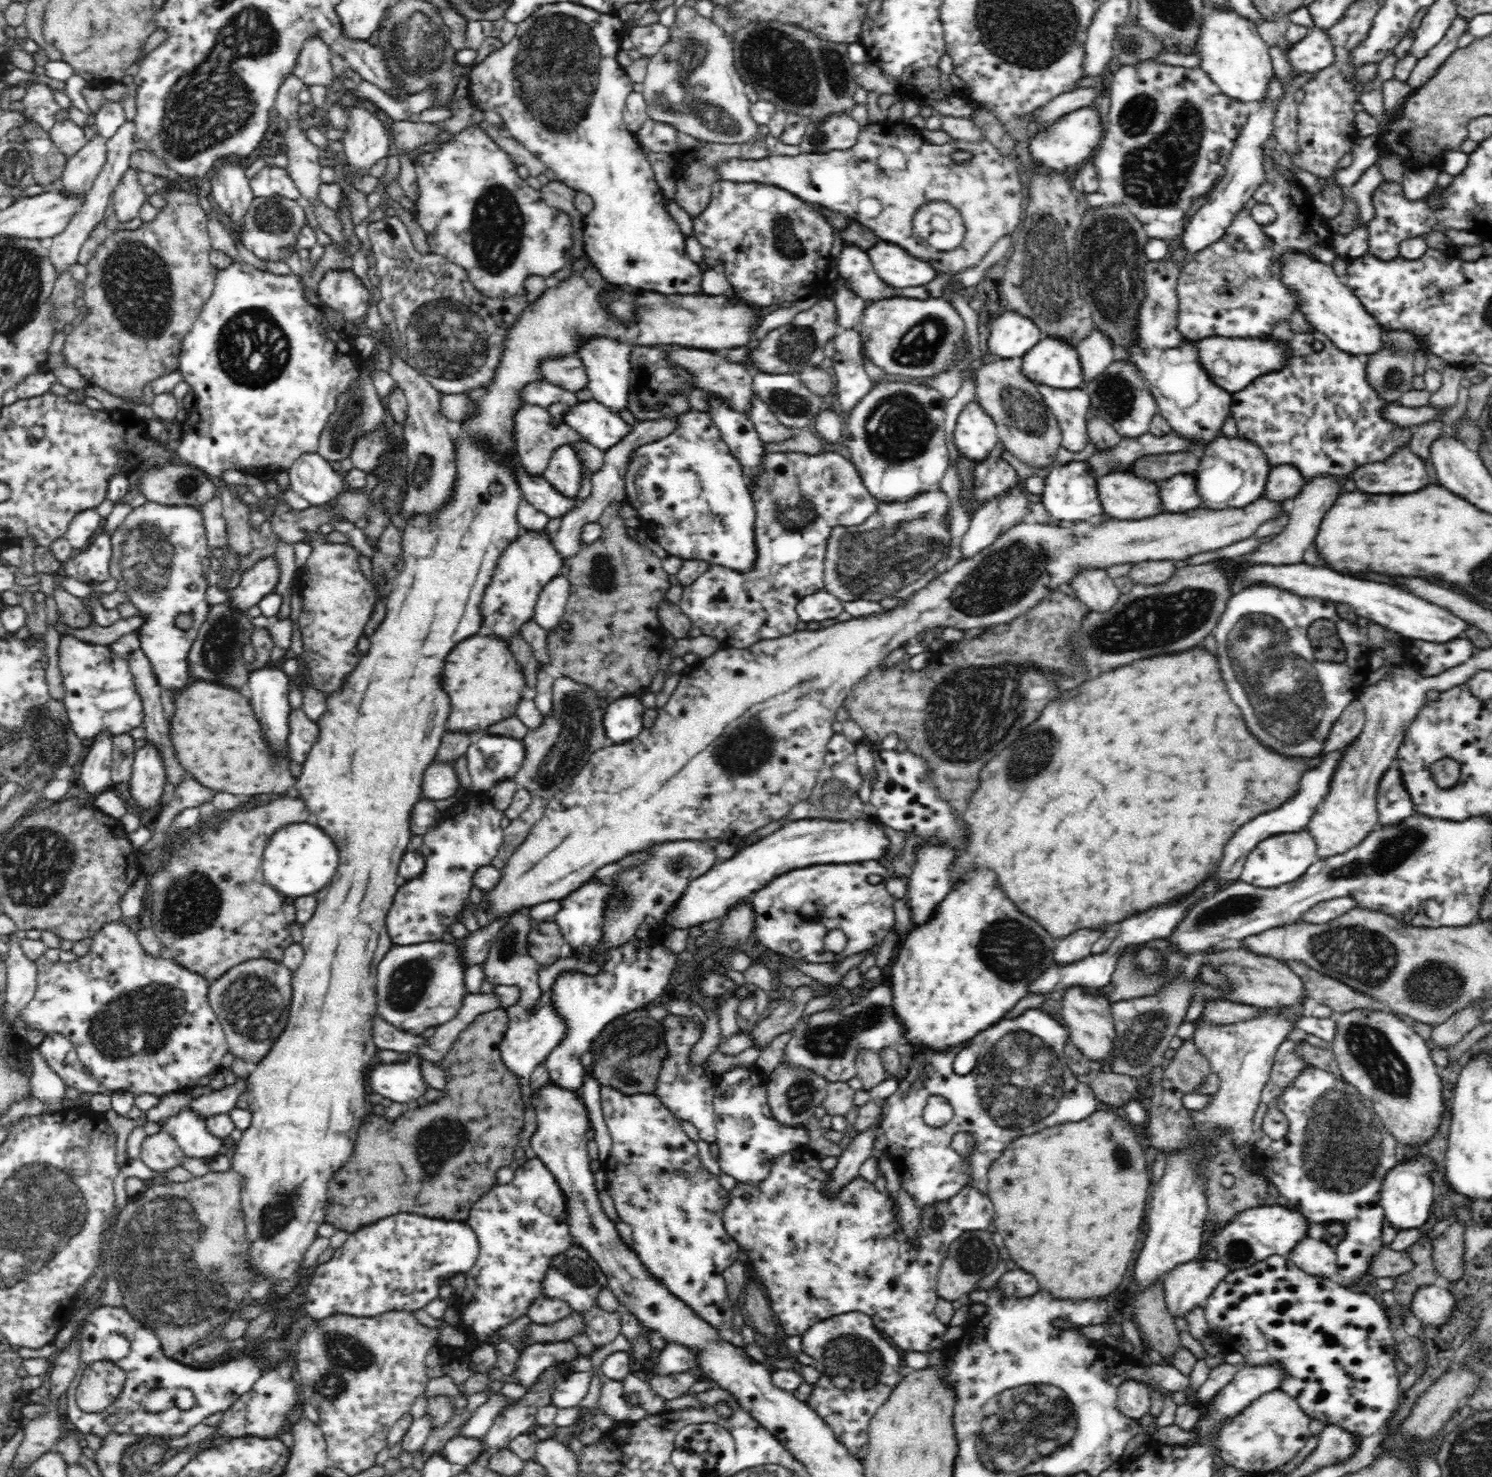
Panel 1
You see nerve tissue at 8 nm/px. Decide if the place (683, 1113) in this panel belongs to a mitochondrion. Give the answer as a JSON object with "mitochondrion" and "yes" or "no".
{"mitochondrion":"no"}

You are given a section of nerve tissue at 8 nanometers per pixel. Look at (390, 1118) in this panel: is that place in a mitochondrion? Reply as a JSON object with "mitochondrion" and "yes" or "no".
{"mitochondrion":"no"}

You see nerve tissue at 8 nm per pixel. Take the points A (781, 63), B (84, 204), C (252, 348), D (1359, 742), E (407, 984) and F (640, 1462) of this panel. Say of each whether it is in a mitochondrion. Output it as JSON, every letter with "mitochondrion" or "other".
{"A":"mitochondrion","B":"other","C":"mitochondrion","D":"other","E":"mitochondrion","F":"other"}

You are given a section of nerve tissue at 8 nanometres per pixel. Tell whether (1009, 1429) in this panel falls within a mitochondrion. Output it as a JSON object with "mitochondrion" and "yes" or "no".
{"mitochondrion":"yes"}

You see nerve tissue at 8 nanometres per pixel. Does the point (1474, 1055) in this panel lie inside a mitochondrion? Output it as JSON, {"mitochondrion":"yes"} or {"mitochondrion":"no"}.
{"mitochondrion":"no"}

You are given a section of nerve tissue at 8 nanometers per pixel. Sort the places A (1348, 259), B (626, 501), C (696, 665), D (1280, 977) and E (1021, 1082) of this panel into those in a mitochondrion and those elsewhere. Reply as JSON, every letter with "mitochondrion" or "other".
{"A":"other","B":"other","C":"other","D":"other","E":"mitochondrion"}

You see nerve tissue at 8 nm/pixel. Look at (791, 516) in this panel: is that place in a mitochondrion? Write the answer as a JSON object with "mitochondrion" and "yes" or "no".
{"mitochondrion":"yes"}

